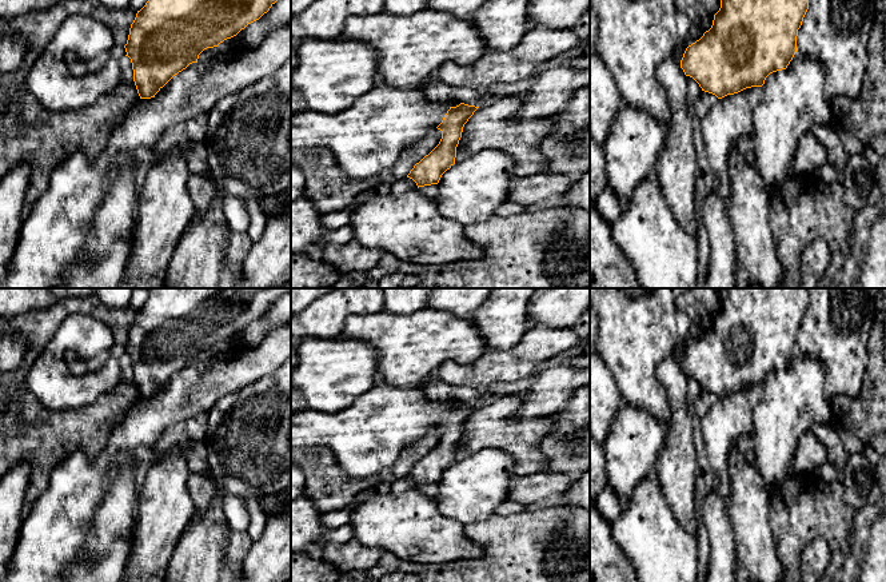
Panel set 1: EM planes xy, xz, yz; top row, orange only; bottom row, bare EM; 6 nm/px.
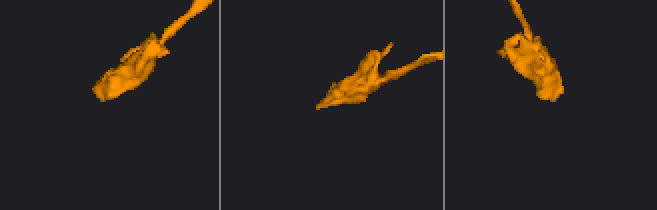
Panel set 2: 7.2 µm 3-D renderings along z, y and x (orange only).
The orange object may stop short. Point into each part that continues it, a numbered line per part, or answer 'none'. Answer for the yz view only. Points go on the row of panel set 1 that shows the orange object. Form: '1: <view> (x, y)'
none

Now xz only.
1: xz (368, 138)

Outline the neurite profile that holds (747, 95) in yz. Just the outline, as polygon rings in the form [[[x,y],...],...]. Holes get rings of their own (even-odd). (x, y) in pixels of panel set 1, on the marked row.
[[[761,87],[727,95],[701,119],[710,168],[717,180],[715,192],[730,198],[729,158],[741,137],[754,132],[753,113],[762,101]]]

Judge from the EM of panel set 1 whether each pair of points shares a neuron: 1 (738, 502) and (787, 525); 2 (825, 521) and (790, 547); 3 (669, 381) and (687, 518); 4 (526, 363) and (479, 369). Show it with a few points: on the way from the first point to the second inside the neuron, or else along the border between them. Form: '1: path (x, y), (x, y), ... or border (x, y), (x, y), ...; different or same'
1: border (769, 498), (769, 522), (777, 547); different
2: path (815, 521), (797, 538); same
3: path (679, 415), (679, 483); same
4: path (514, 363), (491, 367); same

